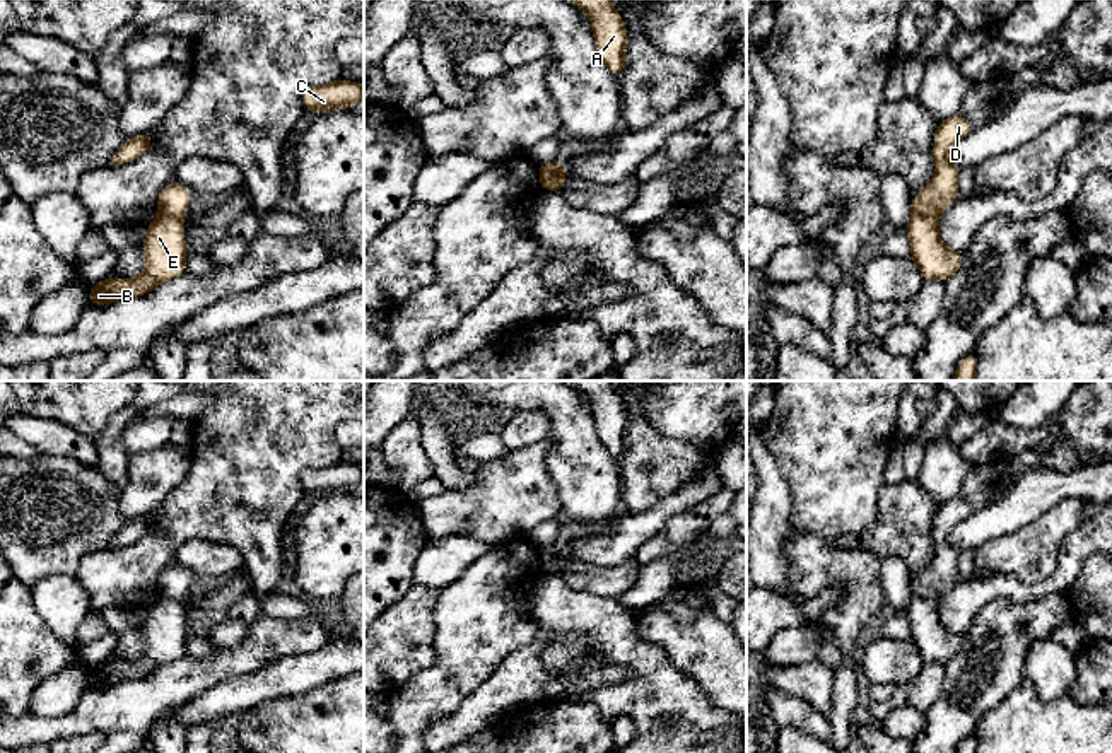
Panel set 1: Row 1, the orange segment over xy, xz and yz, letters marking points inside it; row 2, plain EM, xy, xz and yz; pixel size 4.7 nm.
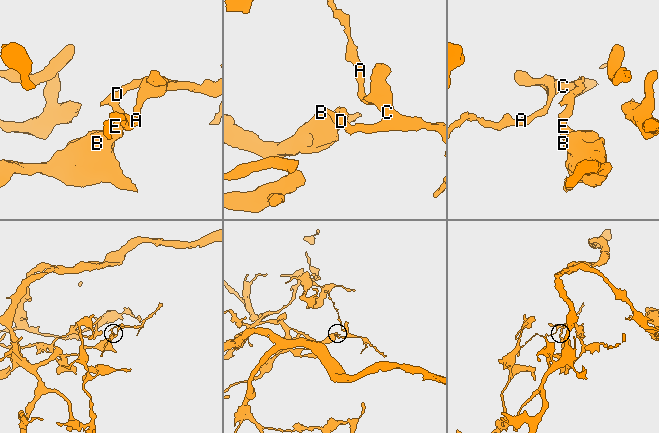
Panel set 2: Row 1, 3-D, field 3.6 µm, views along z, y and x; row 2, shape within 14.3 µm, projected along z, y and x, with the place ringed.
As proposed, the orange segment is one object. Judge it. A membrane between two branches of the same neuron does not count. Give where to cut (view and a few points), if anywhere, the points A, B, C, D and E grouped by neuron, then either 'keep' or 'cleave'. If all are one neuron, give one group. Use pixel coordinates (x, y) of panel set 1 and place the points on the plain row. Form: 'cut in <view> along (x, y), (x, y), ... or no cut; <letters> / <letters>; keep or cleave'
cut in yz along (914, 593), (936, 600); A C D / B E; cleave

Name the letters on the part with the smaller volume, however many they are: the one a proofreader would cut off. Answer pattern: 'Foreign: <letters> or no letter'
Foreign: A, C, D

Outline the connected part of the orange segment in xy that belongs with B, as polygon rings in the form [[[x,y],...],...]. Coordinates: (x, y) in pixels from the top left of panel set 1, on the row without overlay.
[[[157,596],[147,608],[143,622],[145,651],[138,661],[104,661],[99,666],[89,666],[89,688],[106,688],[113,683],[145,678],[155,668],[186,656],[184,608],[181,601]]]

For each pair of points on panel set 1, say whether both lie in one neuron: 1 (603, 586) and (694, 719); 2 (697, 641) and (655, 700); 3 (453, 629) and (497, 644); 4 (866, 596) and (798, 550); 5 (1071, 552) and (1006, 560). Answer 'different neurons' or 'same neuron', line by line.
1: different neurons
2: different neurons
3: same neuron
4: same neuron
5: different neurons

